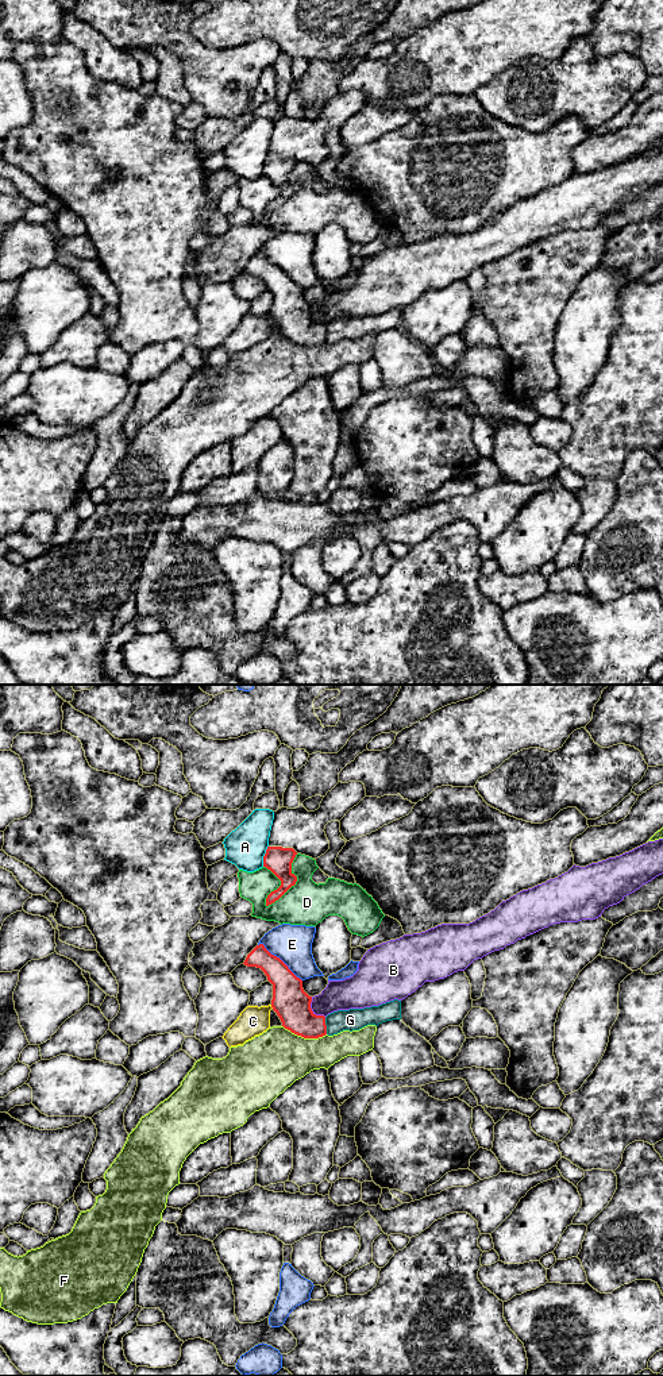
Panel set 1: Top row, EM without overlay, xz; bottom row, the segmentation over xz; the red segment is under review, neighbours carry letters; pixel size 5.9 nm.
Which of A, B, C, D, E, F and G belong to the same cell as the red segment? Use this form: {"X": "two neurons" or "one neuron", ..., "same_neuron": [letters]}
{"A": "two neurons", "B": "two neurons", "C": "two neurons", "D": "two neurons", "E": "two neurons", "F": "two neurons", "G": "two neurons", "same_neuron": []}

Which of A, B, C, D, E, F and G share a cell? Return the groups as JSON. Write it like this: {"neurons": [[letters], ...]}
{"neurons": [["A"], ["B"], ["C"], ["D"], ["E"], ["F"], ["G"]]}

